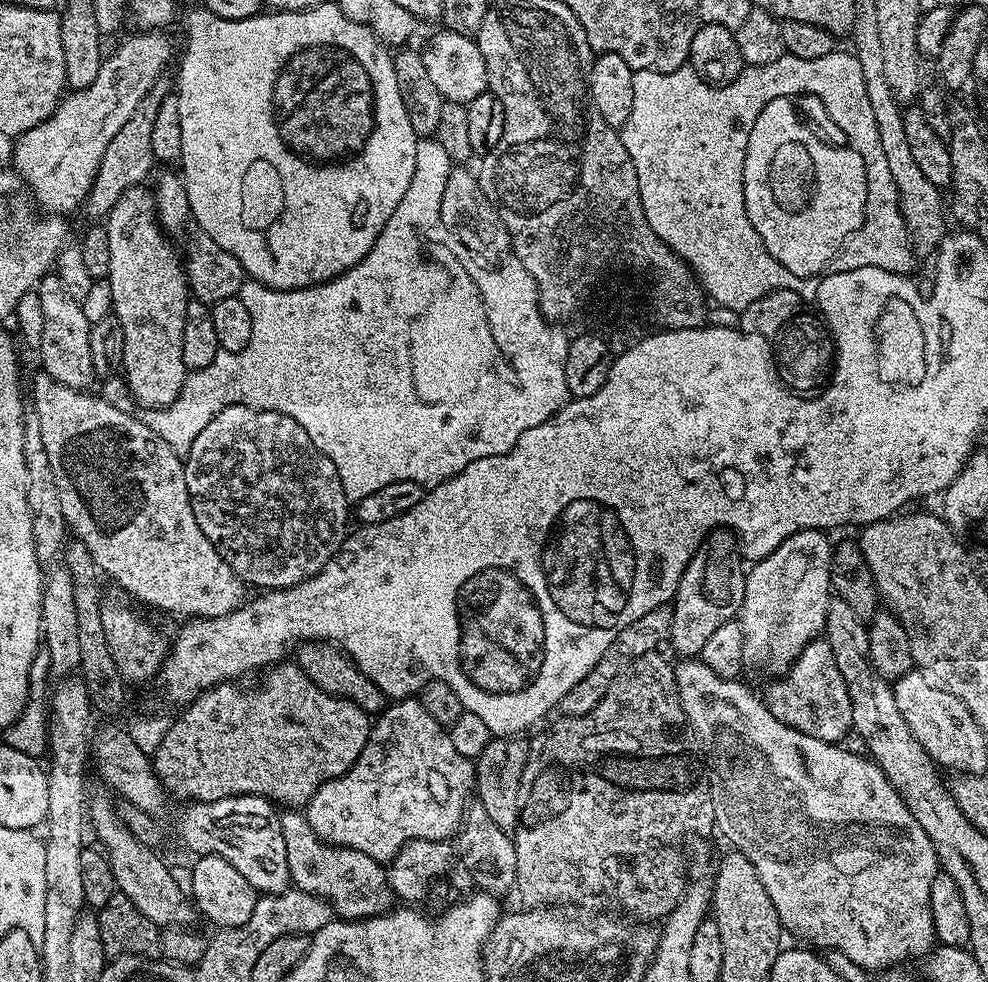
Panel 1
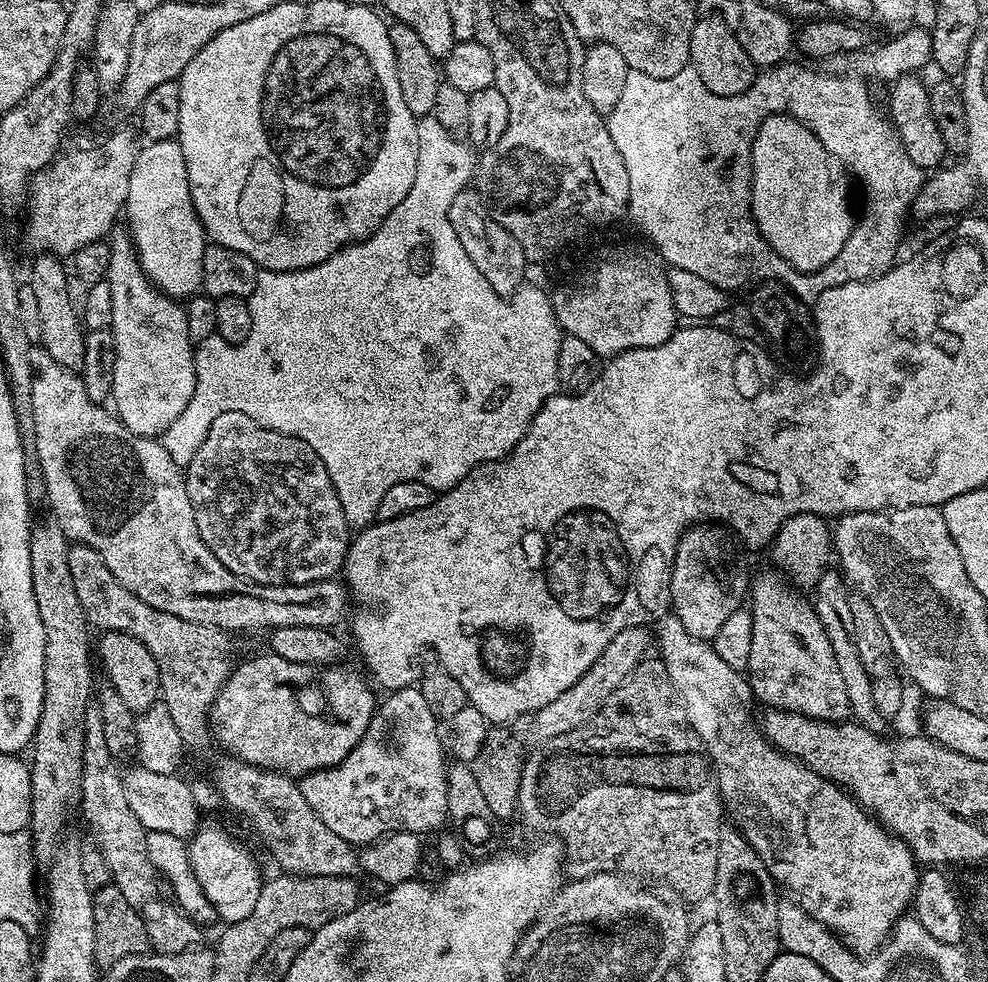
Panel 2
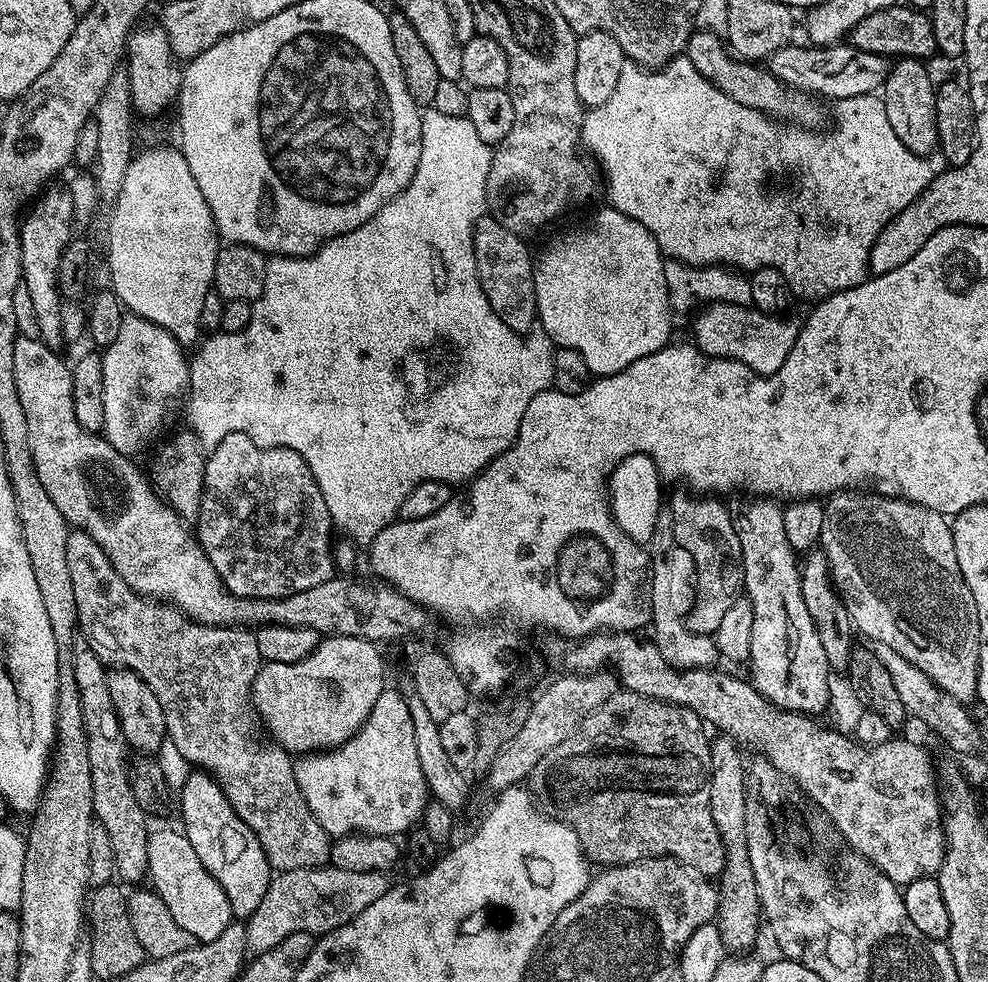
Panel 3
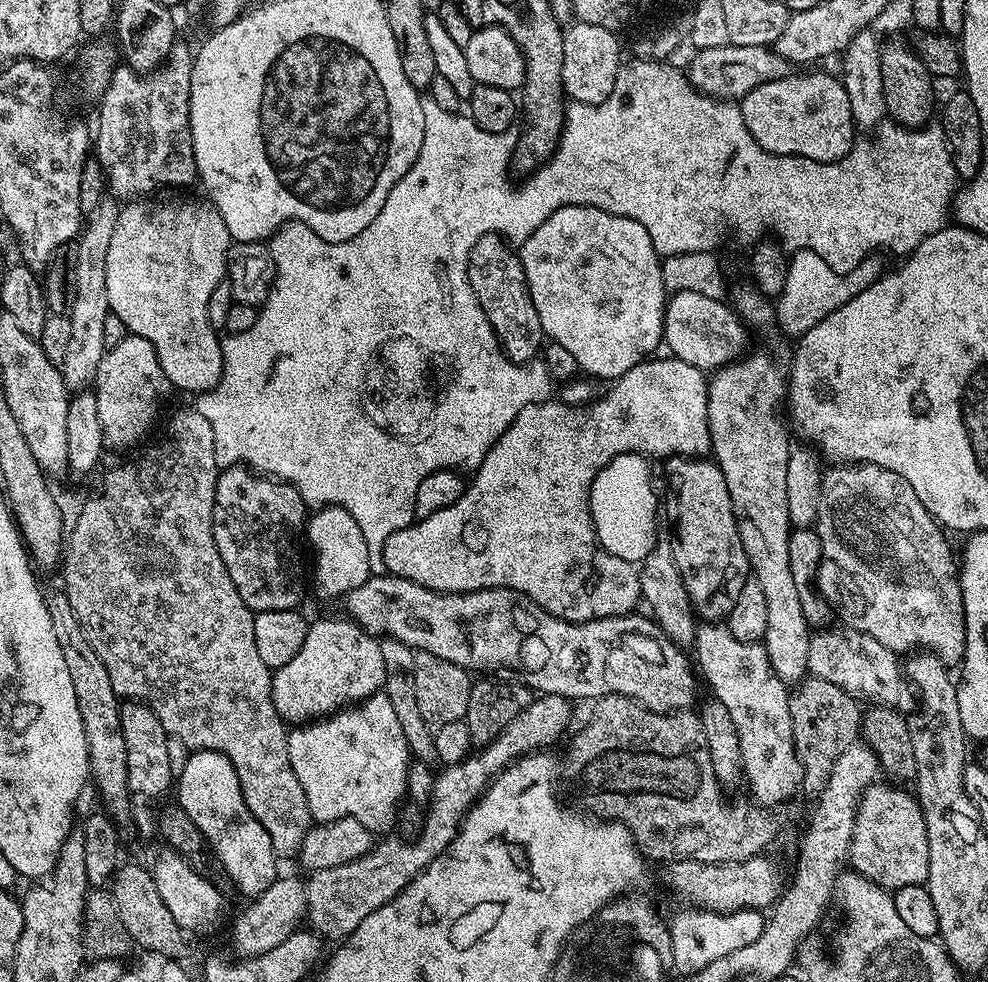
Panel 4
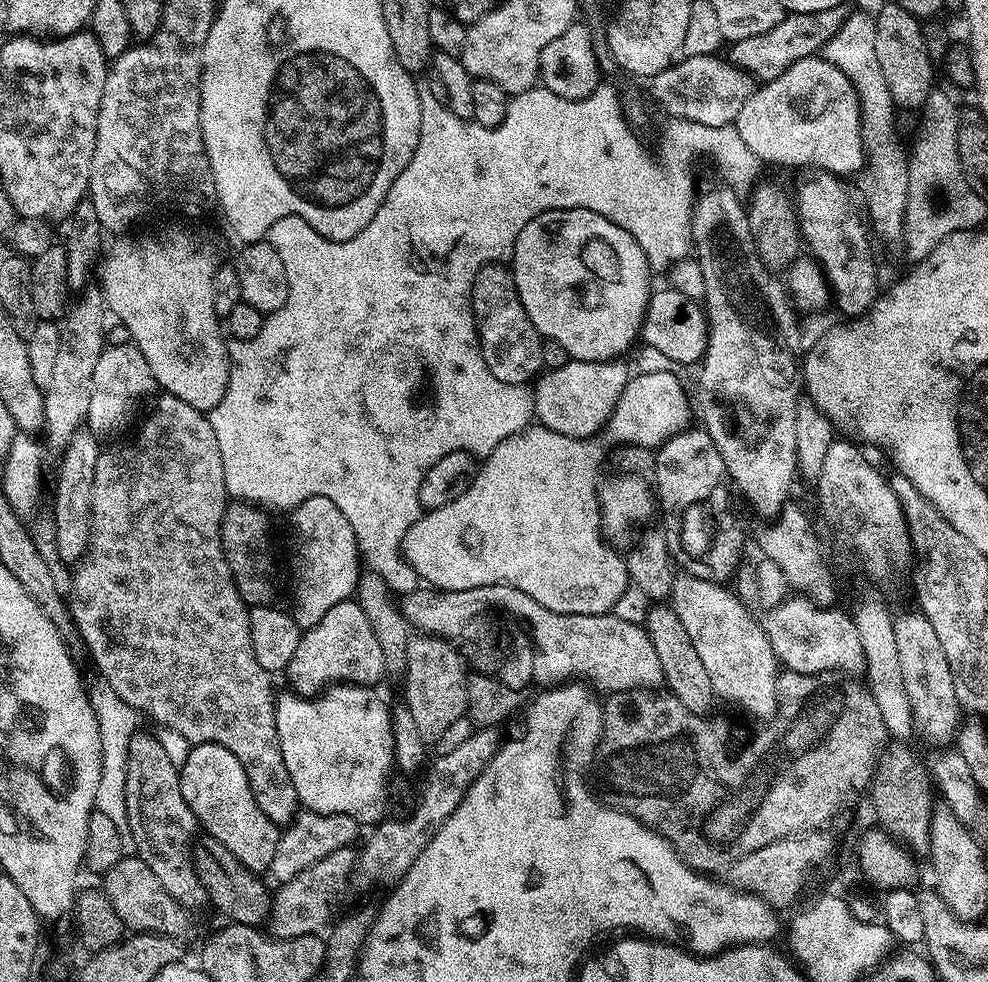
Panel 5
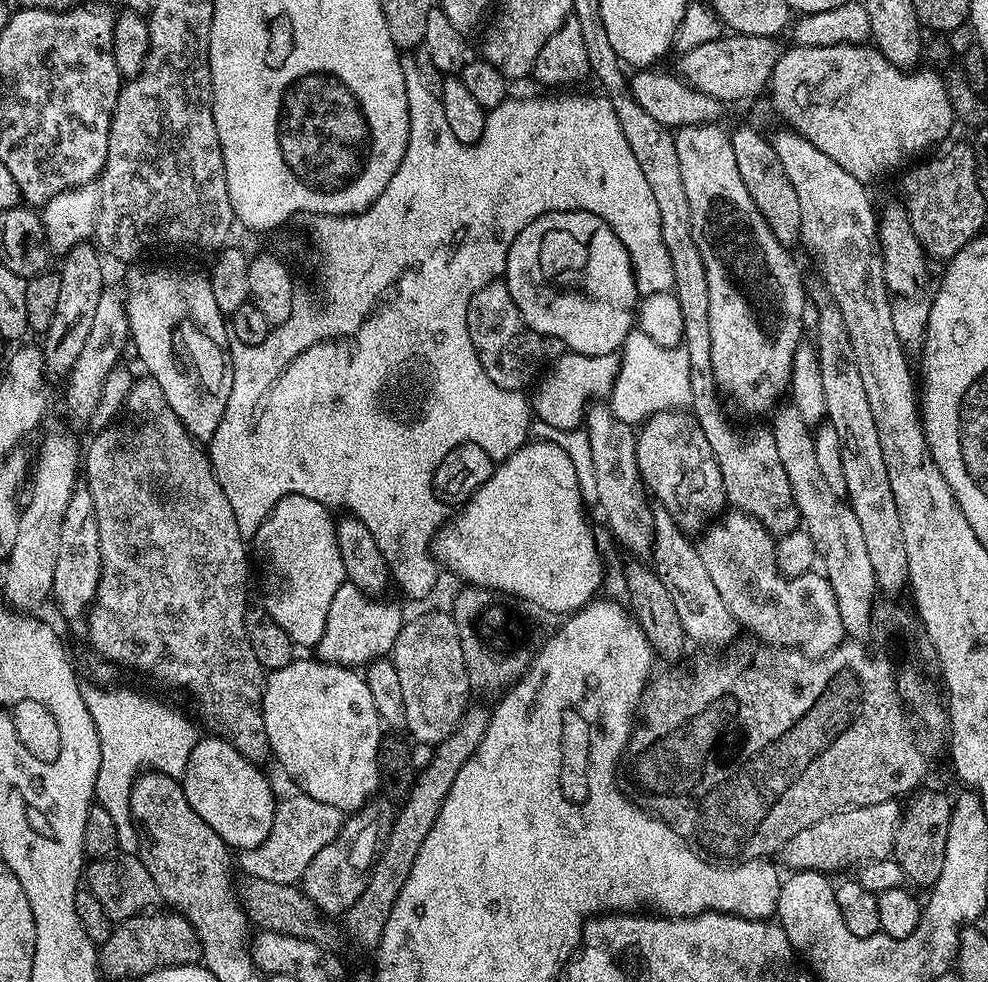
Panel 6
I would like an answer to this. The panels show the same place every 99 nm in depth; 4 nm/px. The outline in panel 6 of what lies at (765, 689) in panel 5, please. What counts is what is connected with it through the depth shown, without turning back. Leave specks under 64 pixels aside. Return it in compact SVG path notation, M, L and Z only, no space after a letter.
M653 507L652 521L654 542L650 564L656 576L662 578L662 586L670 590L670 598L674 598L674 607L678 610L678 618L682 618L685 637L689 641L697 640L700 644L709 644L712 648L720 648L723 644L730 643L736 632L738 633L736 619L734 614L730 614L730 610L726 610L722 594L718 594L706 566L702 566L697 545L688 541L691 539L672 521L672 515L665 508Z

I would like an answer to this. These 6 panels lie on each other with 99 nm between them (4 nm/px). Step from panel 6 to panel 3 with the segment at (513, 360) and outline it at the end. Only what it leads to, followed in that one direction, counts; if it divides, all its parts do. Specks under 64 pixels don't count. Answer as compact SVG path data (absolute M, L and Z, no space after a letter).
M485 214L476 221L476 228L472 231L472 249L476 259L476 276L480 279L482 290L498 318L506 322L518 333L524 334L537 323L536 295L534 294L534 278L532 277L532 265L534 263L533 253L528 253L528 248L523 244L521 237L517 233L506 230L490 214Z

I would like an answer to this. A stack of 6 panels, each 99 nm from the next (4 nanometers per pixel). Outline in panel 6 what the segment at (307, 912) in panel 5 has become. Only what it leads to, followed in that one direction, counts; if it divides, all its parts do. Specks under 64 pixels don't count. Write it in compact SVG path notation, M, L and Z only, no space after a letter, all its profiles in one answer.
M376 798L351 813L340 827L340 833L330 842L330 846L322 846L318 854L306 866L302 877L302 891L308 895L325 916L339 917L348 911L354 902L358 902L358 894L366 890L366 882L376 863L378 849L382 844L382 828L380 820L387 821L389 805L383 799Z

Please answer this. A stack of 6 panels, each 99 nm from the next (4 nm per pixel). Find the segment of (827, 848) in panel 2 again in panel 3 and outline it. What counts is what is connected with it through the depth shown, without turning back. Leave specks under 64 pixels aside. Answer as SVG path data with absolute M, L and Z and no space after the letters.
M671 538L653 539L650 544L650 583L647 585L648 601L652 604L650 621L651 643L678 669L712 668L718 660L716 642L712 636L699 636L688 628L688 612L694 599L694 573L696 567L686 550Z

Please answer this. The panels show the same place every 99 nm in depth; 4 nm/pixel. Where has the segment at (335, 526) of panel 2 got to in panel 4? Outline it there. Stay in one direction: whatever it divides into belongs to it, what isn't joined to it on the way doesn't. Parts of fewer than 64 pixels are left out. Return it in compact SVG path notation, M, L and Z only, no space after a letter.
M247 466L225 468L216 477L216 505L214 506L214 518L212 519L214 542L218 546L218 554L222 554L222 562L226 562L226 570L230 570L230 582L234 582L238 594L242 594L242 602L246 602L246 606L251 608L253 613L296 608L299 605L299 600L304 596L304 584L300 581L300 575L304 572L303 566L300 565L300 540L302 544L302 529L306 524L304 508L306 509L306 501L294 485L283 483L275 478L261 478Z

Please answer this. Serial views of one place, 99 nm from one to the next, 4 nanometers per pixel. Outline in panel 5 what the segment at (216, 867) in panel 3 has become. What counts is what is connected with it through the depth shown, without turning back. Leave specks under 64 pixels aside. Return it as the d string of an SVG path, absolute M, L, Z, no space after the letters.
M198 744L189 747L186 762L179 765L179 770L182 798L186 798L190 810L196 815L199 827L203 831L205 828L208 831L205 833L211 839L226 846L226 850L230 850L230 854L234 854L234 858L238 862L242 862L242 866L246 866L257 874L267 873L272 867L274 854L278 850L281 829L274 822L270 822L270 818L266 818L266 814L262 814L258 802L254 802L254 794L248 785L246 770L242 770L242 762L238 762L238 758L222 746Z

